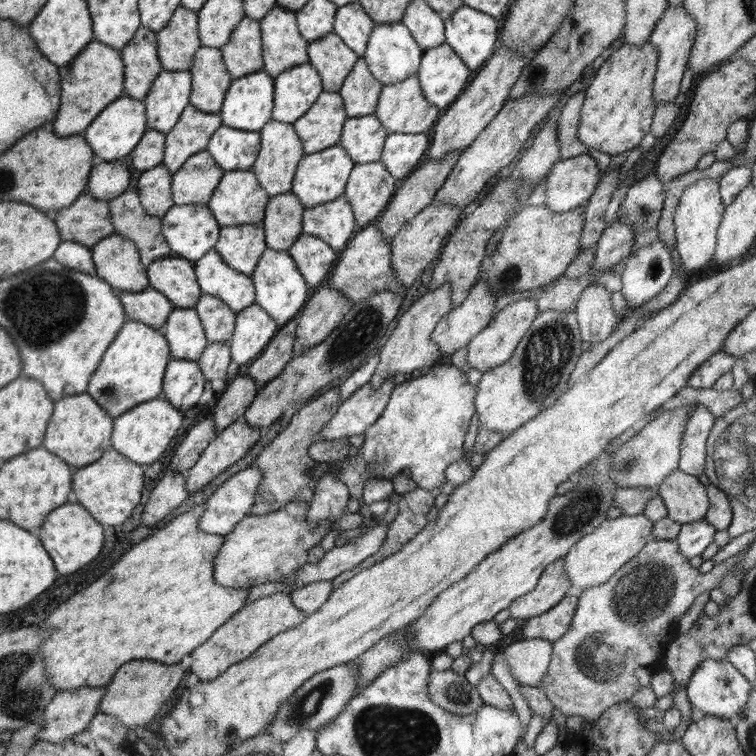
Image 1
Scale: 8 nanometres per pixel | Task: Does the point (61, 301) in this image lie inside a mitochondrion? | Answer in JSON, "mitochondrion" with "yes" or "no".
{"mitochondrion":"yes"}

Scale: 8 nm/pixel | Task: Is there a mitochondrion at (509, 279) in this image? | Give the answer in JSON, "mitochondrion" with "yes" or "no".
{"mitochondrion":"yes"}

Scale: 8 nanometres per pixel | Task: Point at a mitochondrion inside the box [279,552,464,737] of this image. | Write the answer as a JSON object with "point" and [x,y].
{"point":[308,705]}

